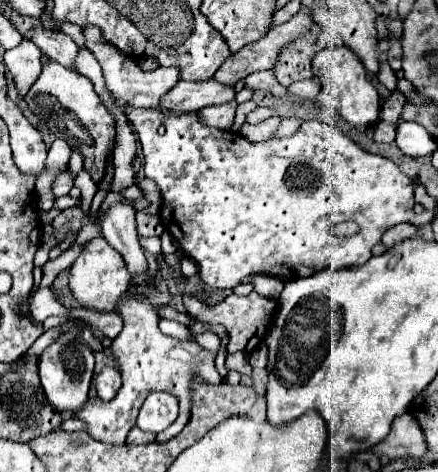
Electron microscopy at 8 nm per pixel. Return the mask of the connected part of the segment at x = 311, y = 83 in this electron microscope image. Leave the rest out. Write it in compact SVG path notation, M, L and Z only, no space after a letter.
M306 79L306 81L296 81L288 87L288 91L292 95L300 95L300 97L316 97L320 93L320 85L314 79Z

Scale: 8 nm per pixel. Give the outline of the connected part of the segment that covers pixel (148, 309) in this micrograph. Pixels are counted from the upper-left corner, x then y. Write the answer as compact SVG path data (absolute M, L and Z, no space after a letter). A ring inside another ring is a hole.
M138 295L124 297L120 305L120 315L124 319L124 329L114 339L112 351L120 366L122 387L112 401L88 401L86 407L82 407L82 411L74 413L74 417L88 423L88 433L94 435L94 439L122 445L126 443L126 435L130 433L130 429L136 425L136 415L138 407L142 405L142 399L146 399L146 395L154 391L170 391L180 401L180 413L178 419L156 437L158 441L168 441L174 435L178 435L190 419L194 381L198 379L204 383L222 383L222 377L214 367L214 353L206 351L194 341L184 343L162 335L156 325L156 313L152 311L152 305L146 299L138 299Z

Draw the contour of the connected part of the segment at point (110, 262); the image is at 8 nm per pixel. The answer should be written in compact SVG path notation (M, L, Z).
M96 237L96 239L88 241L88 245L82 249L82 253L74 265L70 267L70 289L82 305L98 309L98 311L102 311L102 309L108 311L126 293L130 277L126 275L122 257L118 255L118 251L114 247L110 247L110 243L104 237Z

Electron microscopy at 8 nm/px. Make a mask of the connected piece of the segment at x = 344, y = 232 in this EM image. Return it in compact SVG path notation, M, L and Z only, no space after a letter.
M343 222L333 227L332 232L338 237L352 236L359 231L359 227L354 222Z

